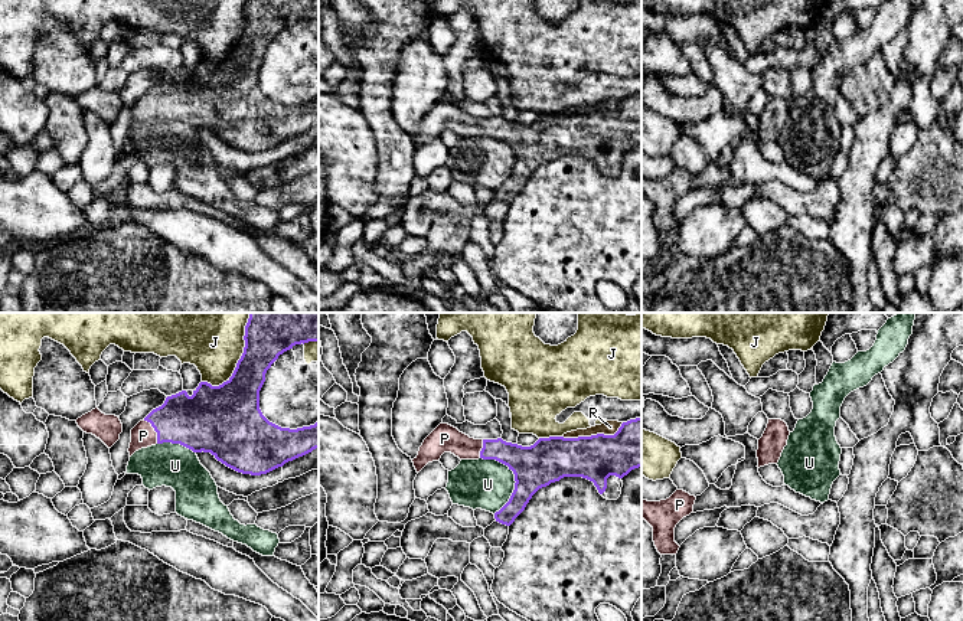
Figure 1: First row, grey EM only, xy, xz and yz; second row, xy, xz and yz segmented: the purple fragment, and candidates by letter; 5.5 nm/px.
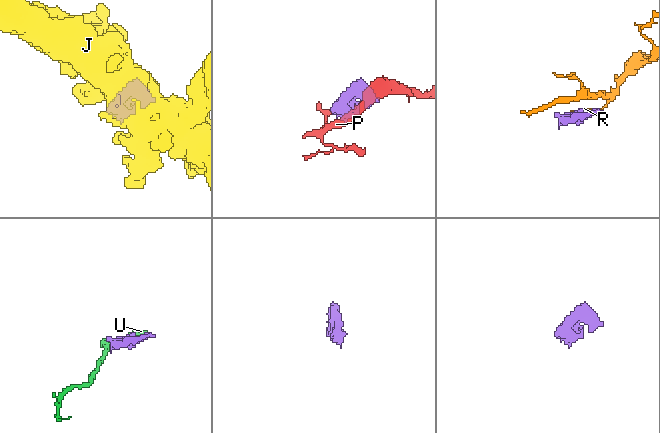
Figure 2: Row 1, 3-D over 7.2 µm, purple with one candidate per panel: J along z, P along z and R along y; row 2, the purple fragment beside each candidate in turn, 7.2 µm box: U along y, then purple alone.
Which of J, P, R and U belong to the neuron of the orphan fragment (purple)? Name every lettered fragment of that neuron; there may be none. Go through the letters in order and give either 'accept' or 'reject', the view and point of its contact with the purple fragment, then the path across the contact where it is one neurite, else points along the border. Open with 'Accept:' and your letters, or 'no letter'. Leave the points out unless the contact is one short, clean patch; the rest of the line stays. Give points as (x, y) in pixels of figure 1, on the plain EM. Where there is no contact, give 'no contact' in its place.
Accept: P
J: reject; meets purple in xy at (237, 41)
P: accept; meets purple in xy at (154, 107); runs through xy (198, 100), (167, 100), (154, 107), (143, 113)
R: reject; meets purple in xz at (593, 113)
U: reject; meets purple in xz at (515, 154)

